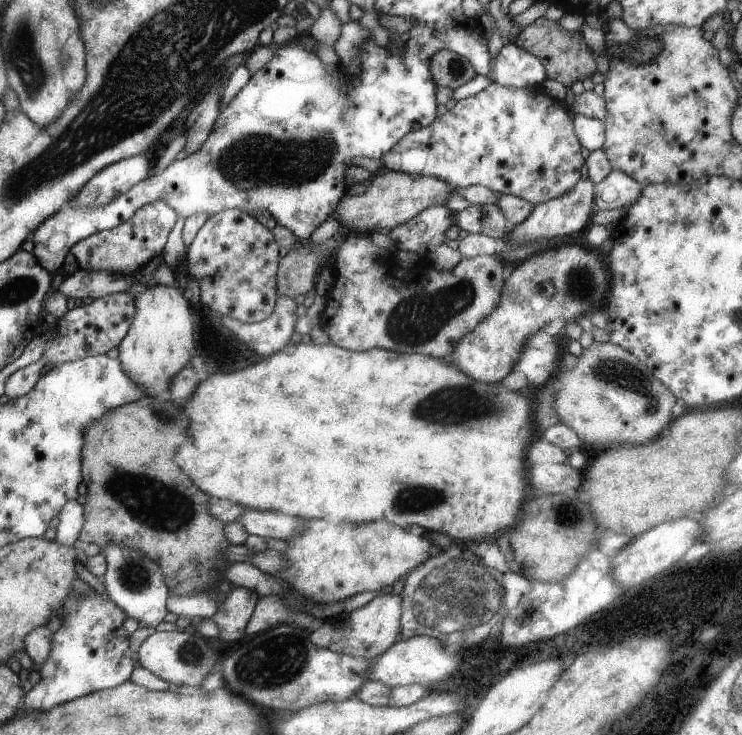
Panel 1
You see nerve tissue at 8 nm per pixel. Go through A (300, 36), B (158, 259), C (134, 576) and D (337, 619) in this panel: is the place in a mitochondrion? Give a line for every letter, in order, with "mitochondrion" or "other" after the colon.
A: other
B: other
C: mitochondrion
D: other

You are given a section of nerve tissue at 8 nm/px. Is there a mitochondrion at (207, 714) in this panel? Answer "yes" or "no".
no

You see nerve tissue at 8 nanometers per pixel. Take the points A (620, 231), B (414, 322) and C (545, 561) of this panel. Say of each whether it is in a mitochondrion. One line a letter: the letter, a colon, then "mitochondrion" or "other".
A: other
B: mitochondrion
C: other

